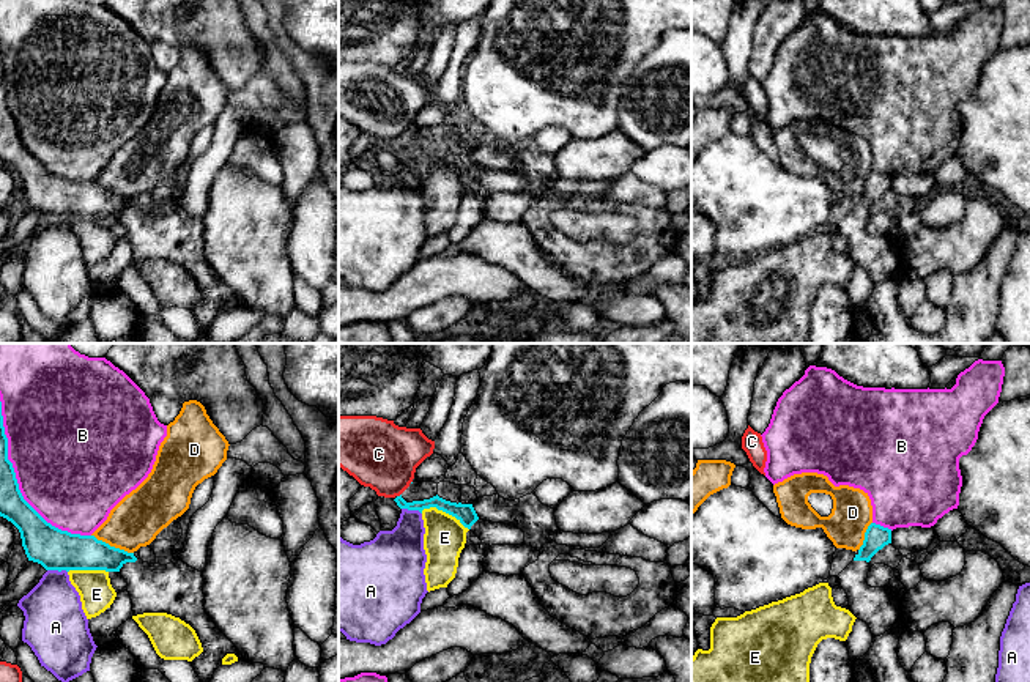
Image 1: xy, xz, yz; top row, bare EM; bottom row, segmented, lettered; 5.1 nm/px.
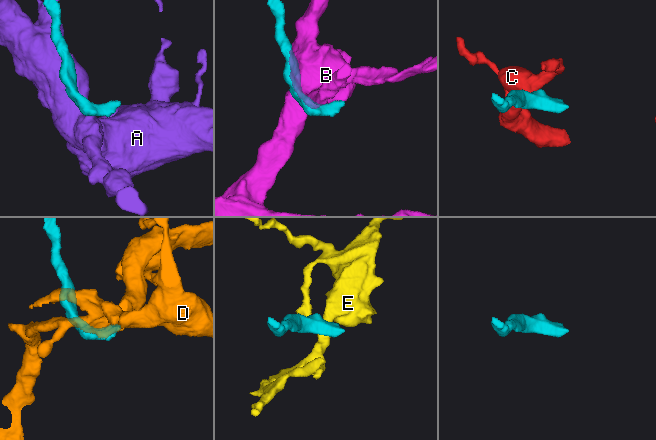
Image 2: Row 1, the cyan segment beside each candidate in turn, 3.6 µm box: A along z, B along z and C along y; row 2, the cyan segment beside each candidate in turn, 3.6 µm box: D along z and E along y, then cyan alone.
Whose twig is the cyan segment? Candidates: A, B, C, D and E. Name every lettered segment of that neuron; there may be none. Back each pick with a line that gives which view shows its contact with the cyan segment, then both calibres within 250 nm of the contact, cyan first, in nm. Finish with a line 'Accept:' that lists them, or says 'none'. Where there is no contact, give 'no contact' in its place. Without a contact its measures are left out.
Accept: none

